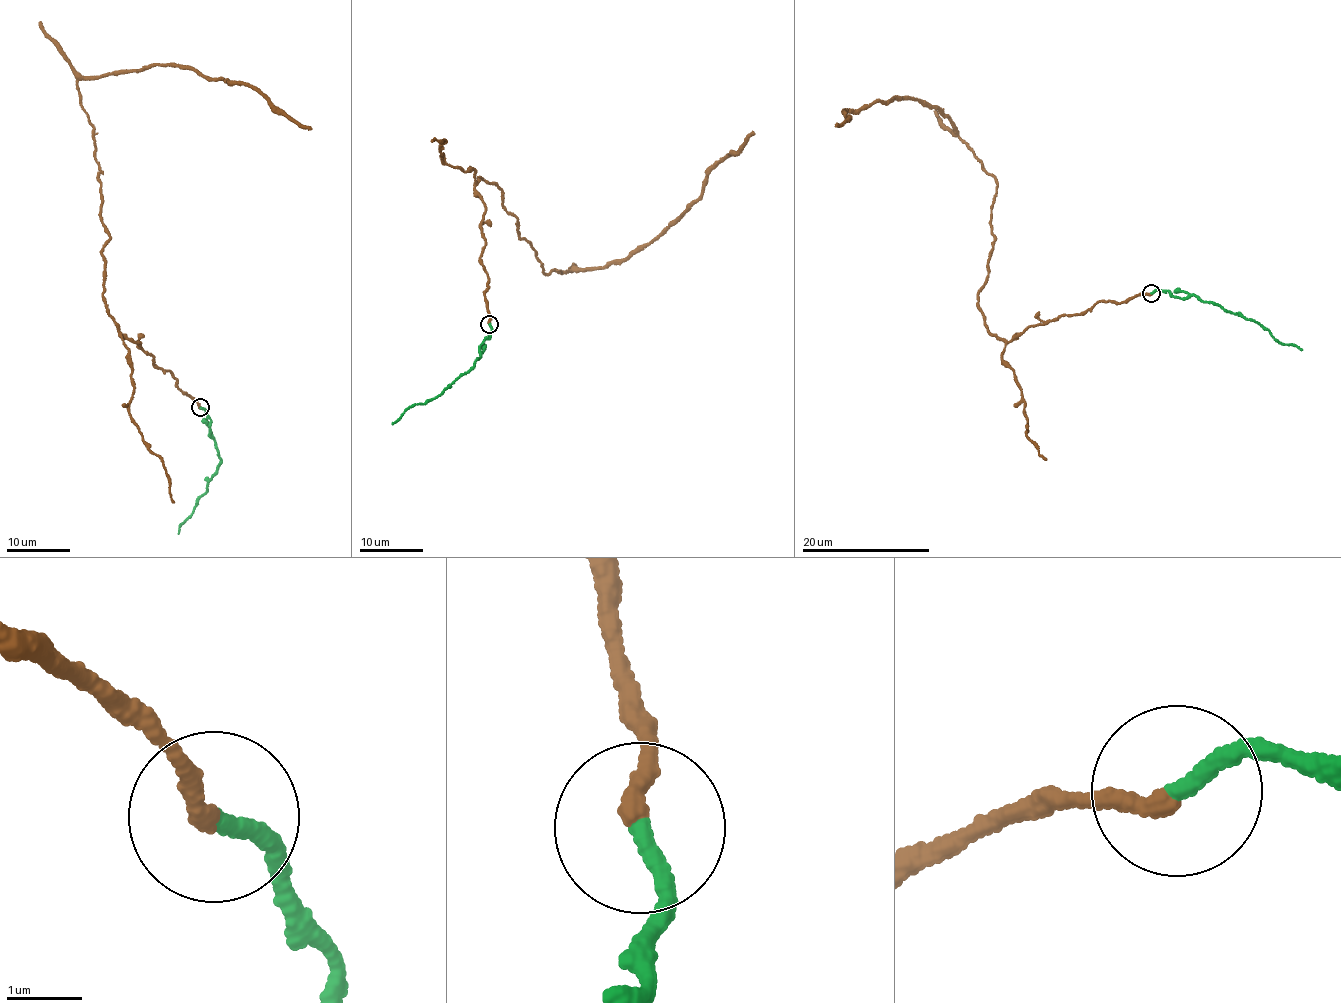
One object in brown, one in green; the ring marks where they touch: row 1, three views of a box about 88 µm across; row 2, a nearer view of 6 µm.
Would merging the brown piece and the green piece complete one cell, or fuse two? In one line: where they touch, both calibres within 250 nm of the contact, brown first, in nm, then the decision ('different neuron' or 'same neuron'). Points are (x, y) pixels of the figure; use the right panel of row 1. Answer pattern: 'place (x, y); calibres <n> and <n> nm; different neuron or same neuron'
place (1151, 293); calibres 260 and 220 nm; same neuron

